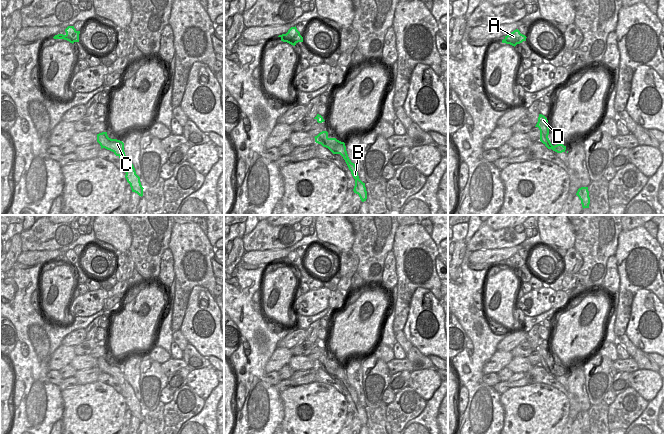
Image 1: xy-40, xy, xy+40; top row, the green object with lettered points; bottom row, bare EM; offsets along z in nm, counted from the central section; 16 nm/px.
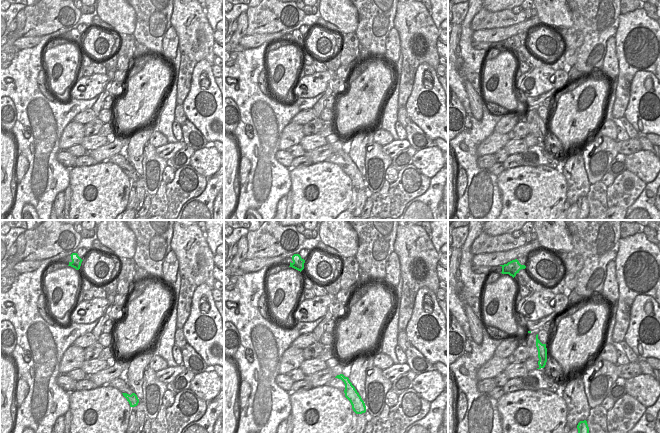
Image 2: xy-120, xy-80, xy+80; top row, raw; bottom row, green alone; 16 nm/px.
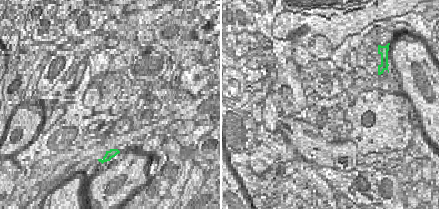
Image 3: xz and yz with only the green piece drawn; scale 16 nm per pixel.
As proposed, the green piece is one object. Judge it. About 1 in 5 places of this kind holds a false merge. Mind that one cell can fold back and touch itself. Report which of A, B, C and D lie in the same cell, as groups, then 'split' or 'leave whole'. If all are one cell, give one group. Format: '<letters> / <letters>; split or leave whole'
A B C D; leave whole

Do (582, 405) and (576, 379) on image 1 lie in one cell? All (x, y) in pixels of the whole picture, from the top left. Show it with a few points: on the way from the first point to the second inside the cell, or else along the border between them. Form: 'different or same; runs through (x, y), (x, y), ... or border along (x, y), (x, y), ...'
same; runs through (578, 399), (576, 385)

